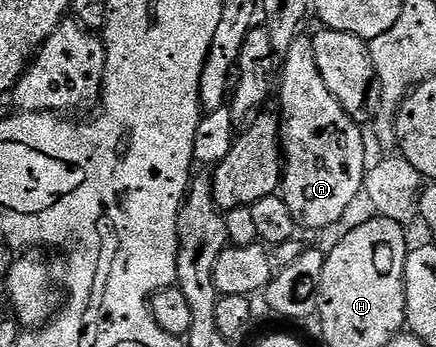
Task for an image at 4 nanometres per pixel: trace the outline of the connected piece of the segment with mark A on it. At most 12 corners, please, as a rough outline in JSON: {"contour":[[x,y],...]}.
{"contour":[[299,37],[279,71],[279,194],[333,227],[365,186],[365,131]]}

